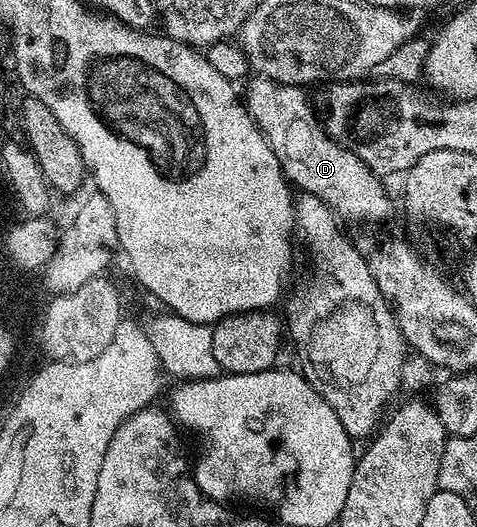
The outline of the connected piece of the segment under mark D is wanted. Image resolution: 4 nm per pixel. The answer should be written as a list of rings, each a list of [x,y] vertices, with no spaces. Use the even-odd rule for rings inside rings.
[[[259,74],[253,75],[247,84],[248,93],[245,91],[242,99],[270,142],[289,185],[295,186],[300,192],[314,194],[345,221],[369,220],[372,224],[380,224],[391,214],[392,200],[380,181],[383,179],[372,172],[370,166],[358,158],[358,154],[343,148],[325,130],[313,101],[312,104],[308,101],[304,93],[307,91],[301,85],[280,84],[269,76]]]

